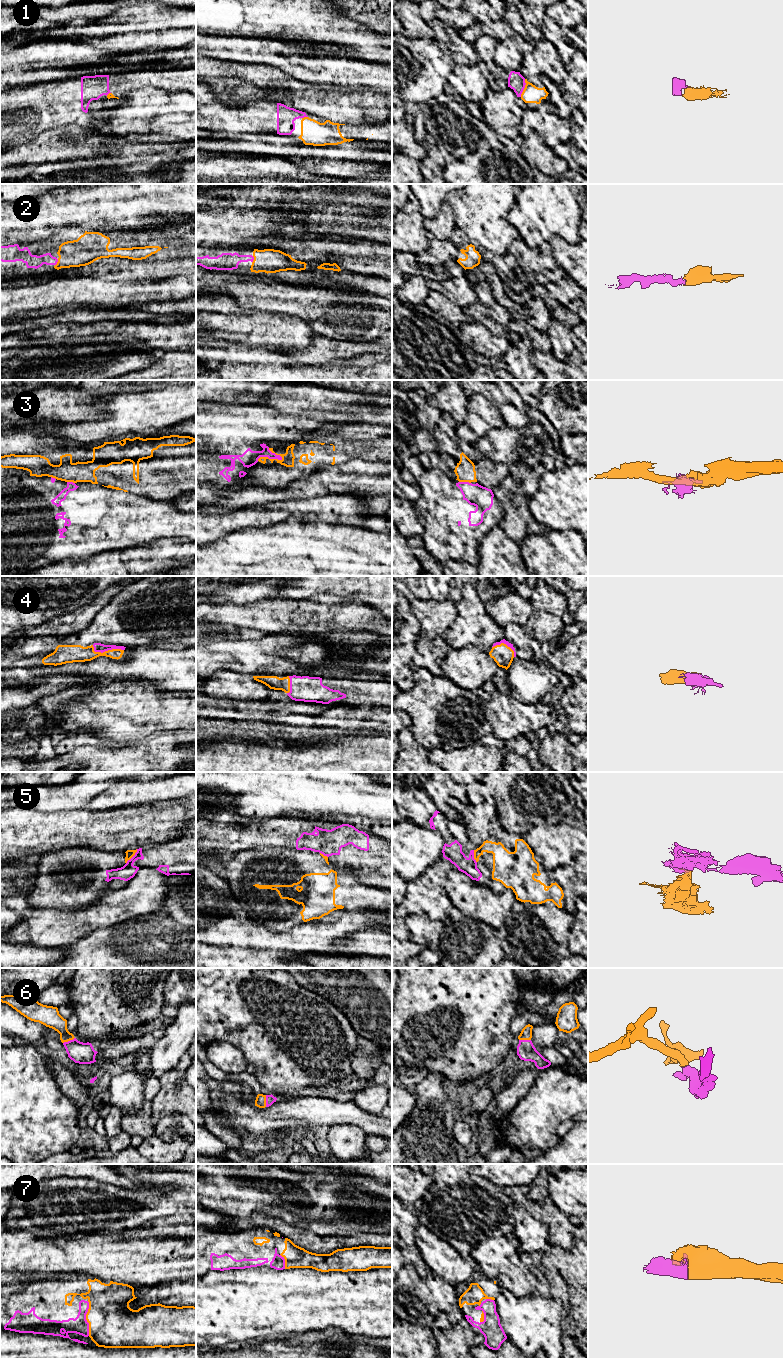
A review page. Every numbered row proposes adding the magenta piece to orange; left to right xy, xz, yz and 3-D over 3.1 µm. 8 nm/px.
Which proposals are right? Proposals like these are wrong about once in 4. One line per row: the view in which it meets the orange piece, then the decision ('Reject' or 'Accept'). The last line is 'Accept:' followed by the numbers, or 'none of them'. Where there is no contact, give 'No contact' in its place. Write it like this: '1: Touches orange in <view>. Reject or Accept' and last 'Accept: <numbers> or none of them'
1: Touches orange in yz. Accept
2: Touches orange in xy. Accept
3: Touches orange in xz. Reject
4: Touches orange in xy. Accept
5: Touches orange in xy. Reject
6: Touches orange in xy. Accept
7: Touches orange in xy. Accept
Accept: 1, 2, 4, 6, 7

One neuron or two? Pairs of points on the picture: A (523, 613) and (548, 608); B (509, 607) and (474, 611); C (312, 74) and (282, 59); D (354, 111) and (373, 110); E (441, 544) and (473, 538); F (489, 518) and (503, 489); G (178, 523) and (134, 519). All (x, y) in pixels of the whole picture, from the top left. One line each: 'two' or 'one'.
A: two
B: two
C: one
D: one
E: one
F: two
G: one

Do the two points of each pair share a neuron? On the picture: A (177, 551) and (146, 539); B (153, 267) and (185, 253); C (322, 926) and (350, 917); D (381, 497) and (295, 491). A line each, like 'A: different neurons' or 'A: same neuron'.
A: different neurons
B: same neuron
C: same neuron
D: same neuron

